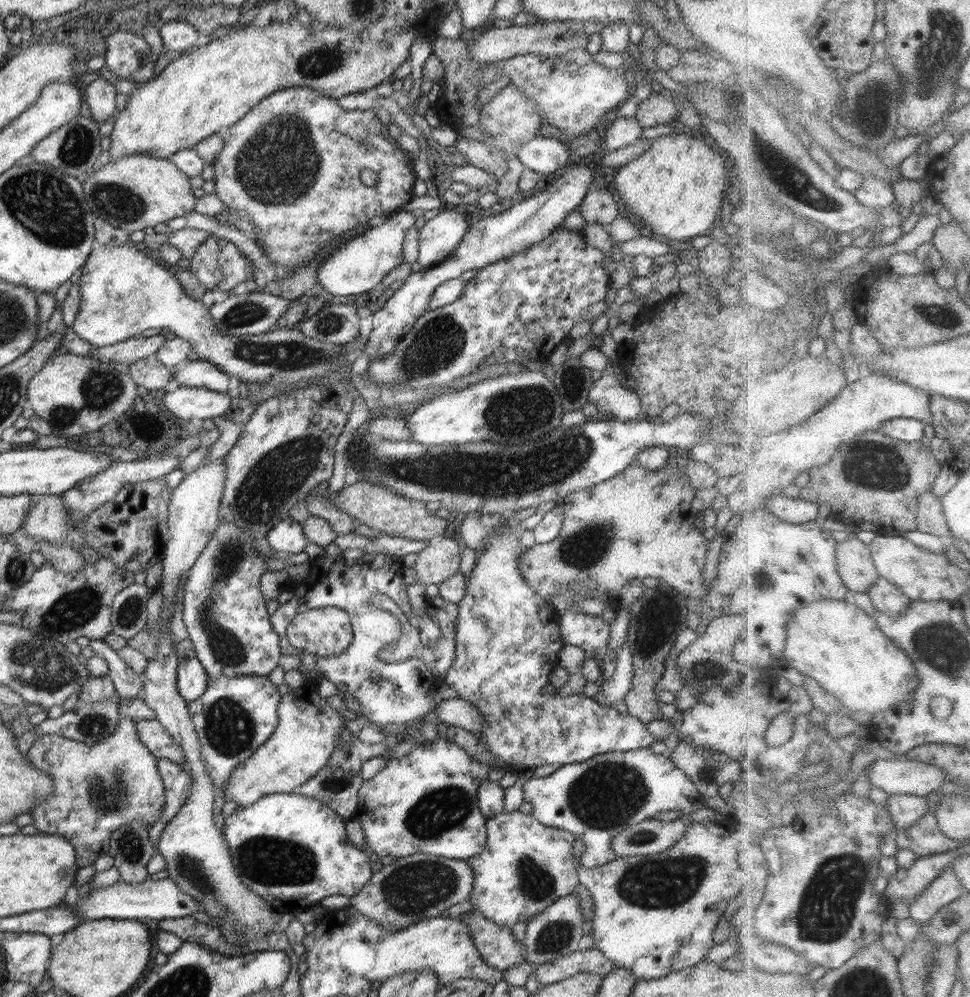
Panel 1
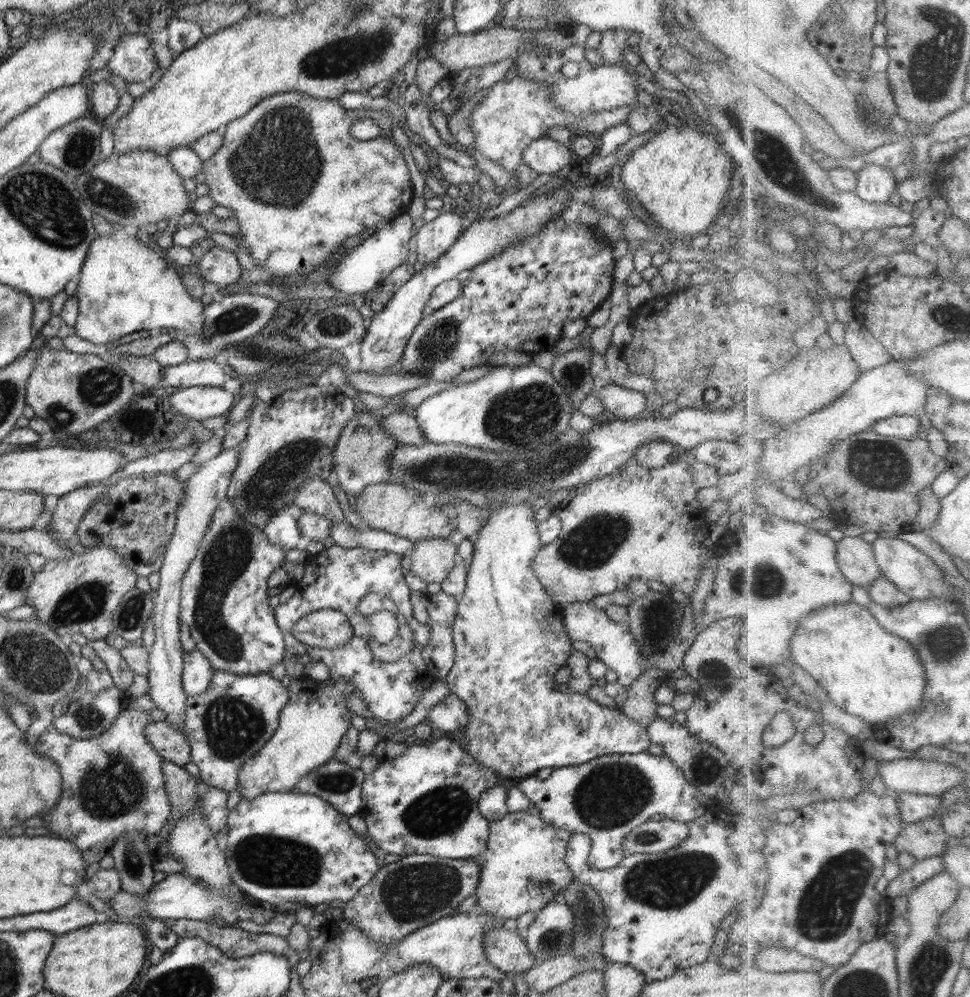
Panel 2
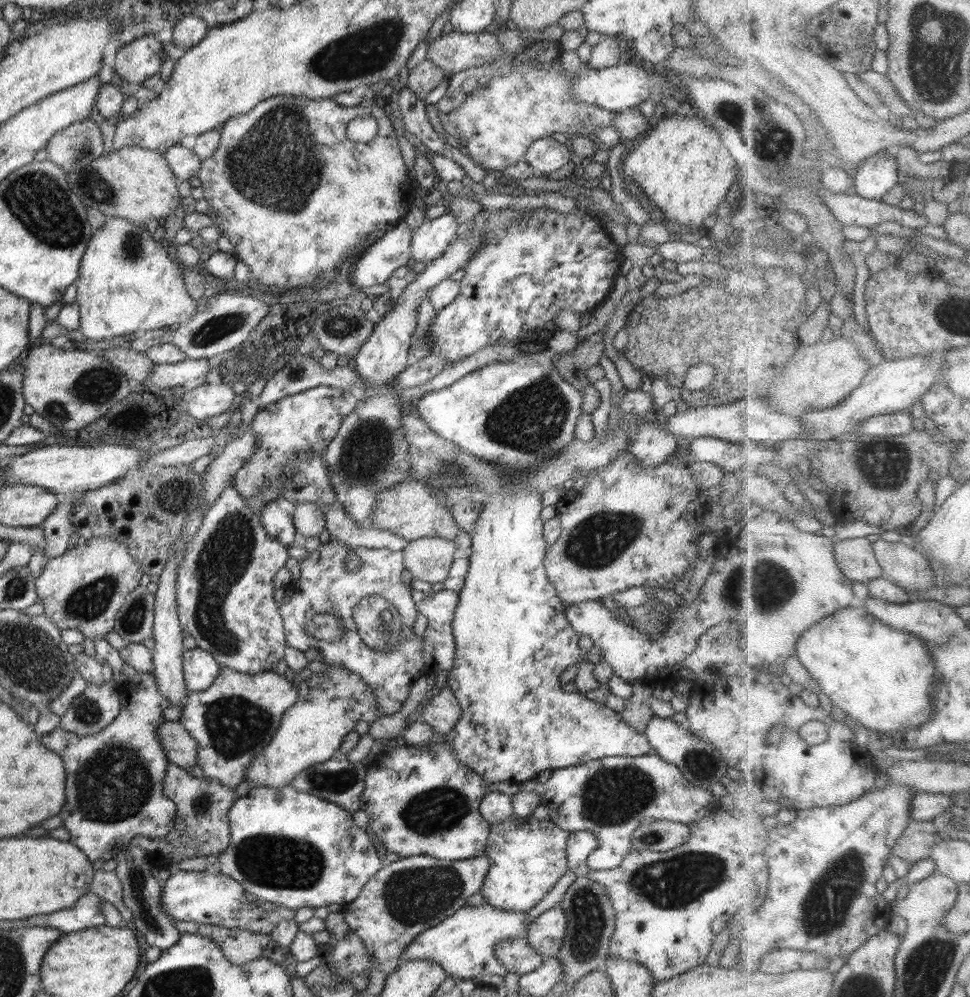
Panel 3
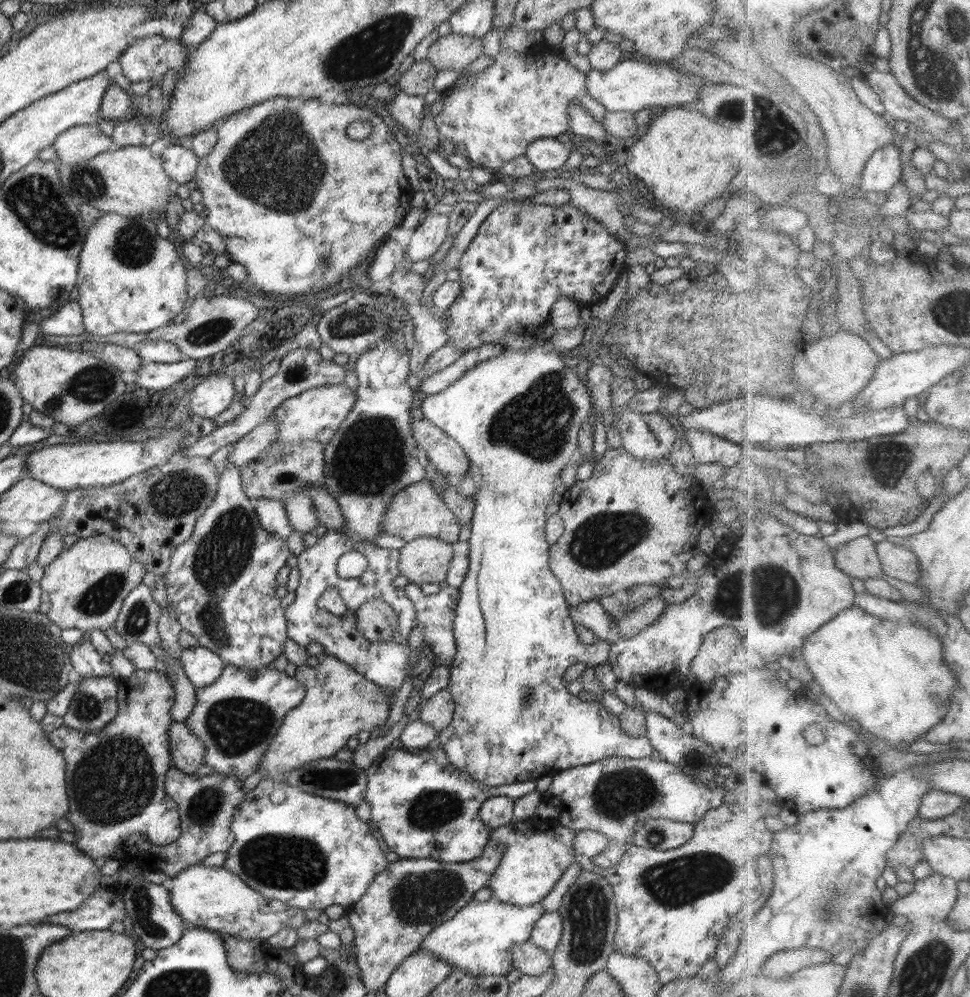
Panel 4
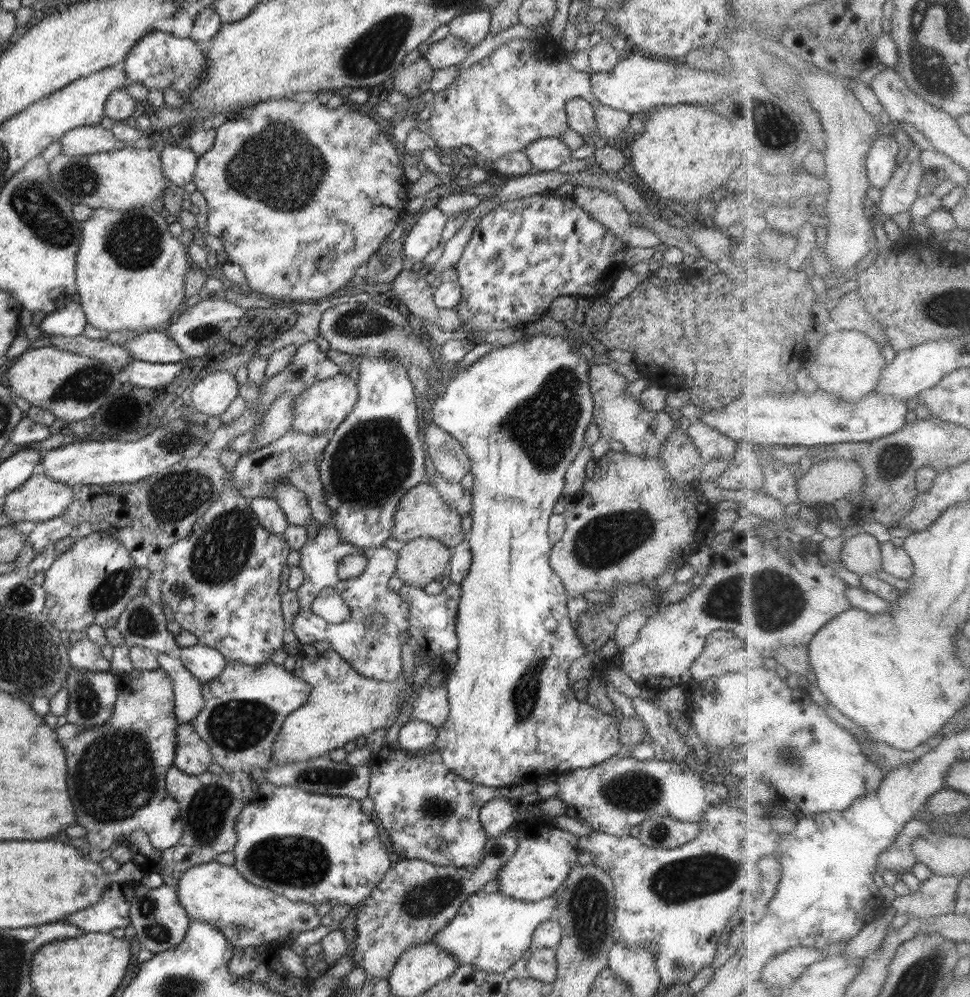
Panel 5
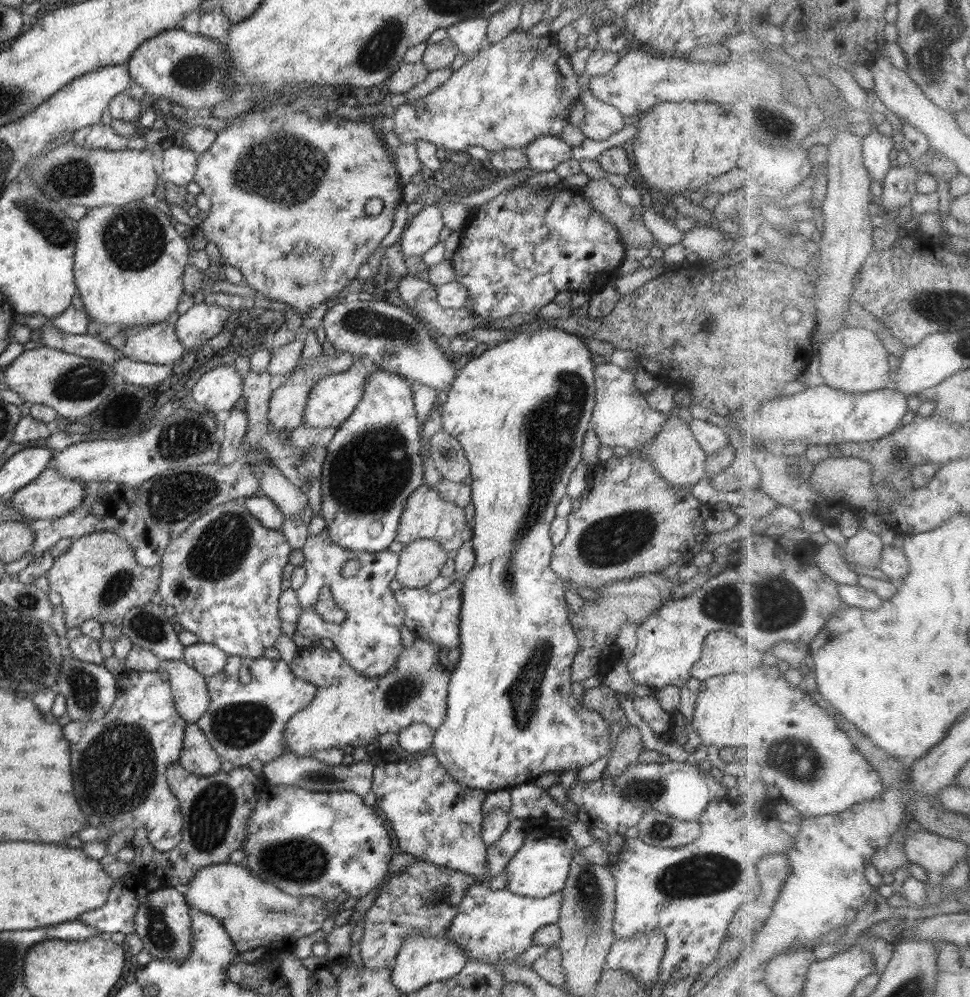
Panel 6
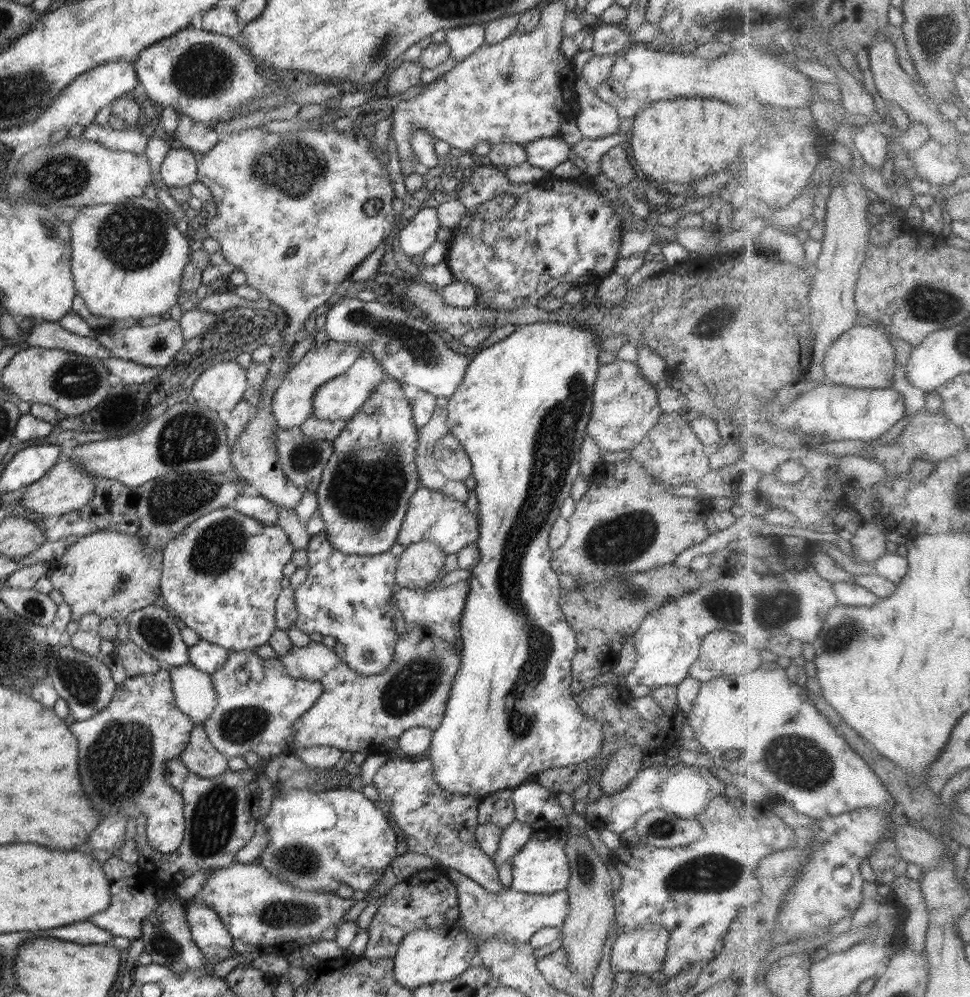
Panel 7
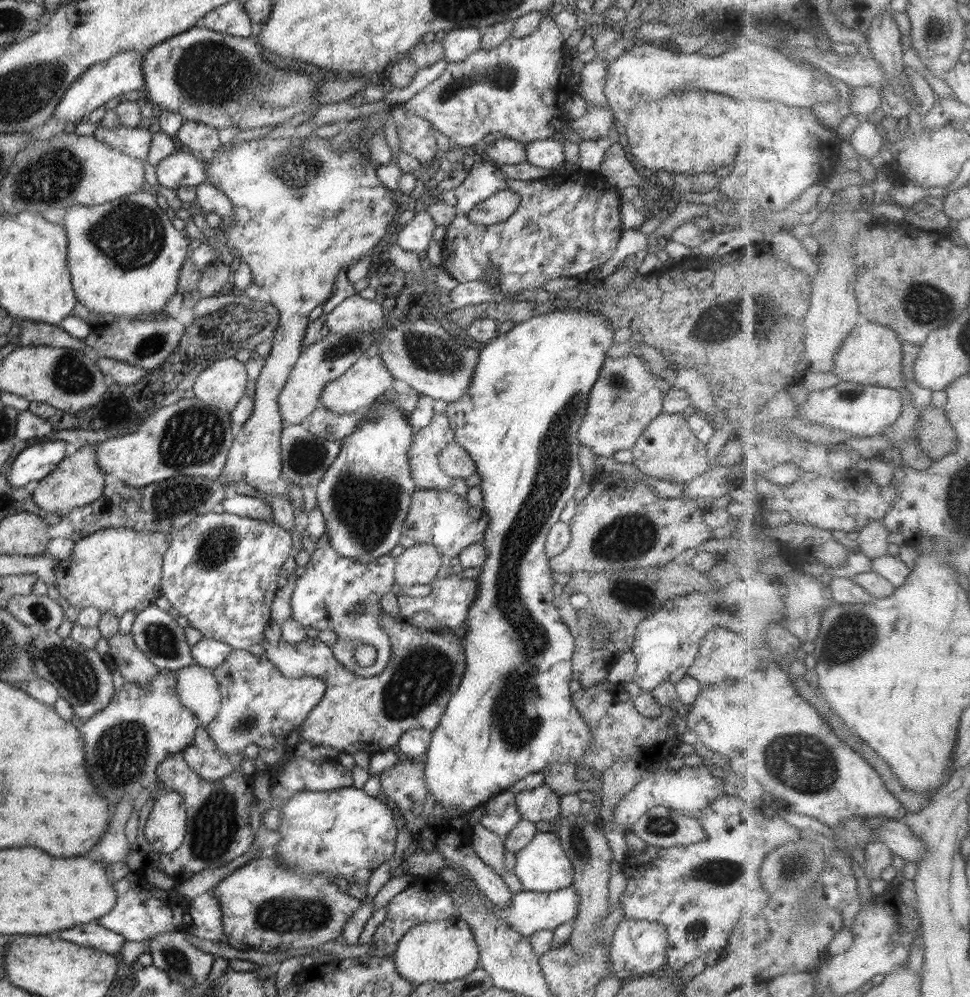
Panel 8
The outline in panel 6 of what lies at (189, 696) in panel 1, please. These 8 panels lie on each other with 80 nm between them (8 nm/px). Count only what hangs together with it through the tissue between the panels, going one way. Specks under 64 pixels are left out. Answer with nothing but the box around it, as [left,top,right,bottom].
[182,642,227,677]

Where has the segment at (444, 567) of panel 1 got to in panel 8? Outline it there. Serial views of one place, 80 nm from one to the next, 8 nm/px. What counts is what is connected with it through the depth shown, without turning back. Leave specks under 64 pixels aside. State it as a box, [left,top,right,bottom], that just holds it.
[395,544,442,588]

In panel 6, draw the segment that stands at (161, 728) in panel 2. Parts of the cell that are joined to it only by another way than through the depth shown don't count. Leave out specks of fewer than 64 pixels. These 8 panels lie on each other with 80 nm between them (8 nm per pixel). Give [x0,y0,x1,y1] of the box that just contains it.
[177,723,223,777]

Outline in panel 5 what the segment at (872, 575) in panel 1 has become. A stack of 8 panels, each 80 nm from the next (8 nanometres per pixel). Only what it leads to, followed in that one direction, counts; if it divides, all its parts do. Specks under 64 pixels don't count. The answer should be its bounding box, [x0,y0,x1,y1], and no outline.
[842,532,884,575]

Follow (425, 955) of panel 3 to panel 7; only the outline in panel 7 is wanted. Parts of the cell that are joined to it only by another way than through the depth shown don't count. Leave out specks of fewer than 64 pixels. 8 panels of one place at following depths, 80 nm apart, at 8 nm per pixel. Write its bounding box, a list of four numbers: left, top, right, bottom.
[444,870,568,950]

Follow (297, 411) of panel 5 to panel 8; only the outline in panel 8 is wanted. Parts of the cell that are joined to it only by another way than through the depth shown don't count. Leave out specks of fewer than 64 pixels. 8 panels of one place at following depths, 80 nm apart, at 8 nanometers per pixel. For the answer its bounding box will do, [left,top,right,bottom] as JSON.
[320,336,396,414]

